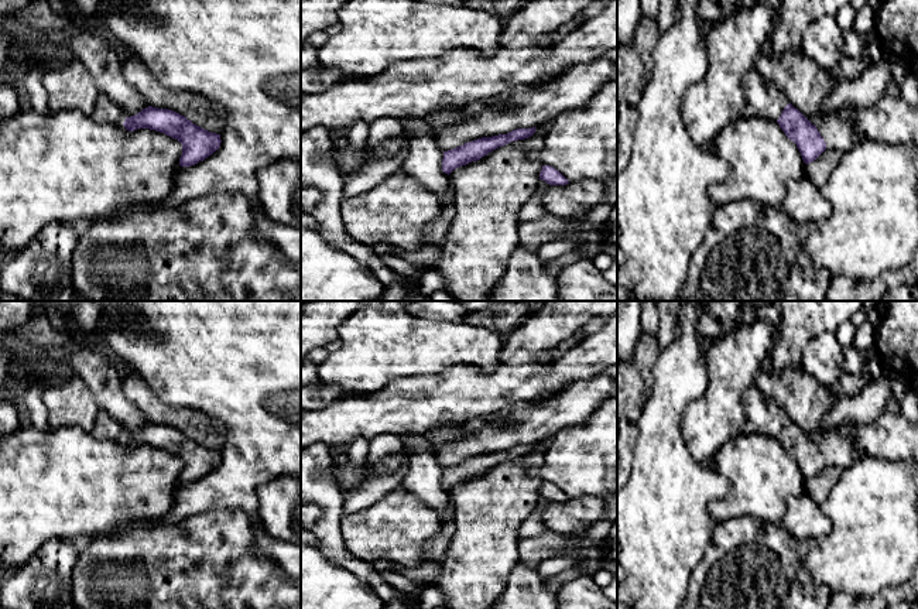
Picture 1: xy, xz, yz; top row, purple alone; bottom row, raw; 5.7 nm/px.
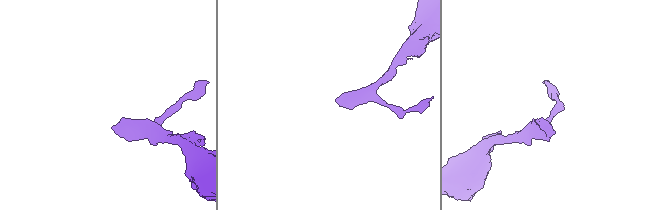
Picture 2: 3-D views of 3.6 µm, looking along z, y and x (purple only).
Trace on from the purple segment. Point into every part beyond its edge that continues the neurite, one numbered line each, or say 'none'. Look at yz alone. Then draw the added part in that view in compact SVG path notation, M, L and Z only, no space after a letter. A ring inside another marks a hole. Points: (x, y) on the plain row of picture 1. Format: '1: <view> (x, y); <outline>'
1: yz (838, 447); M847 430L825 431L816 438L828 466L843 469L853 466L860 458L856 454L853 438Z

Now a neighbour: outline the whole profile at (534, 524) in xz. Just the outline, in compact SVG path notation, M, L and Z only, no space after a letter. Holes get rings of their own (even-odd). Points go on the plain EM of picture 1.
M540 496L537 504L534 506L532 513L525 519L525 521L517 530L518 540L540 536L547 530L545 523L542 520L542 514L548 502L549 500Z

